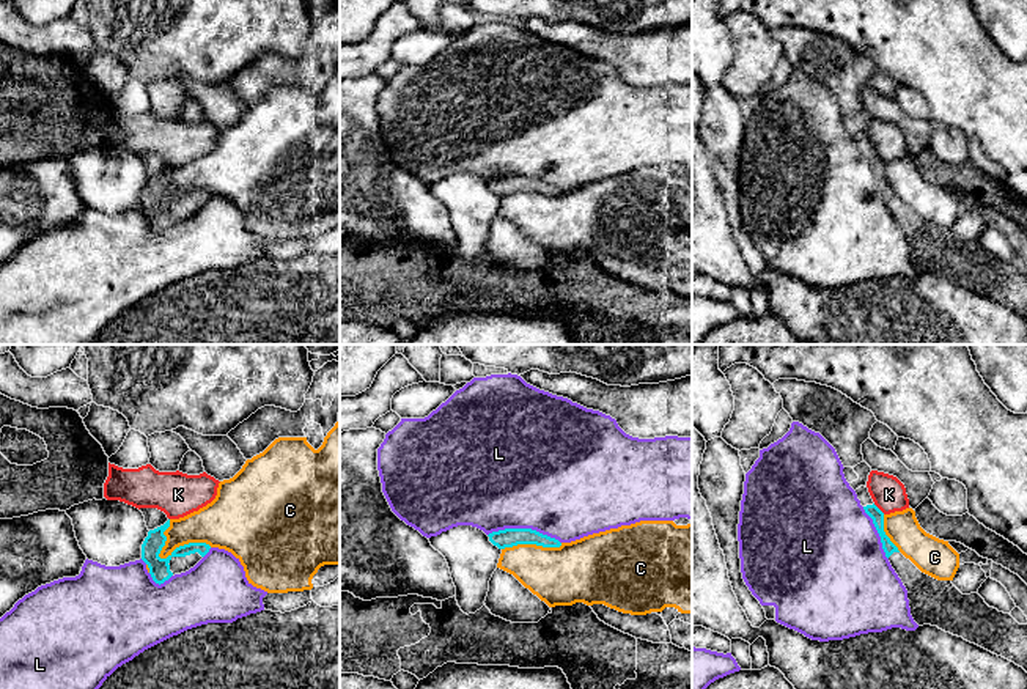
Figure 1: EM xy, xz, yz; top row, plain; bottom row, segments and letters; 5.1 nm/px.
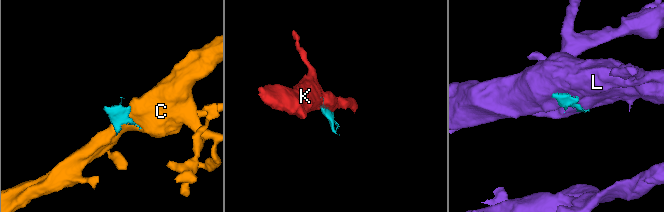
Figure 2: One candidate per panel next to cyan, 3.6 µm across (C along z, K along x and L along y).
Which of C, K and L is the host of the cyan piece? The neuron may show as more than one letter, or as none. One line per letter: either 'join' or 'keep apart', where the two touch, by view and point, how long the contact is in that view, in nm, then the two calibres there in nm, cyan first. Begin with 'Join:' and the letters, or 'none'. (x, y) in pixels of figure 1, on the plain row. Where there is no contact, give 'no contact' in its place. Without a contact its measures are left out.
Join: none
C: keep apart; meets cyan in xy at (184, 192); contact 280 nm long; 110 nm thick on the cyan side, 280 nm on the other
K: keep apart; meets cyan in yz at (878, 156); contact 80 nm long; 70 nm thick on the cyan side, 180 nm on the other
L: keep apart; meets cyan in xz at (524, 176); contact 380 nm long; 100 nm thick on the cyan side, 500 nm on the other

